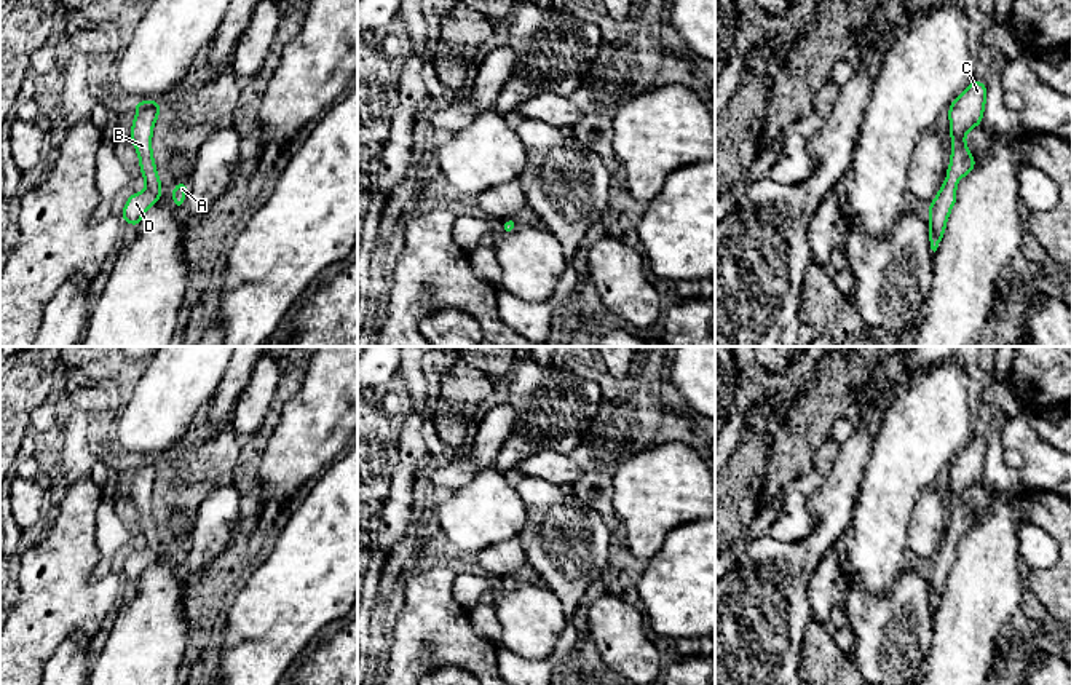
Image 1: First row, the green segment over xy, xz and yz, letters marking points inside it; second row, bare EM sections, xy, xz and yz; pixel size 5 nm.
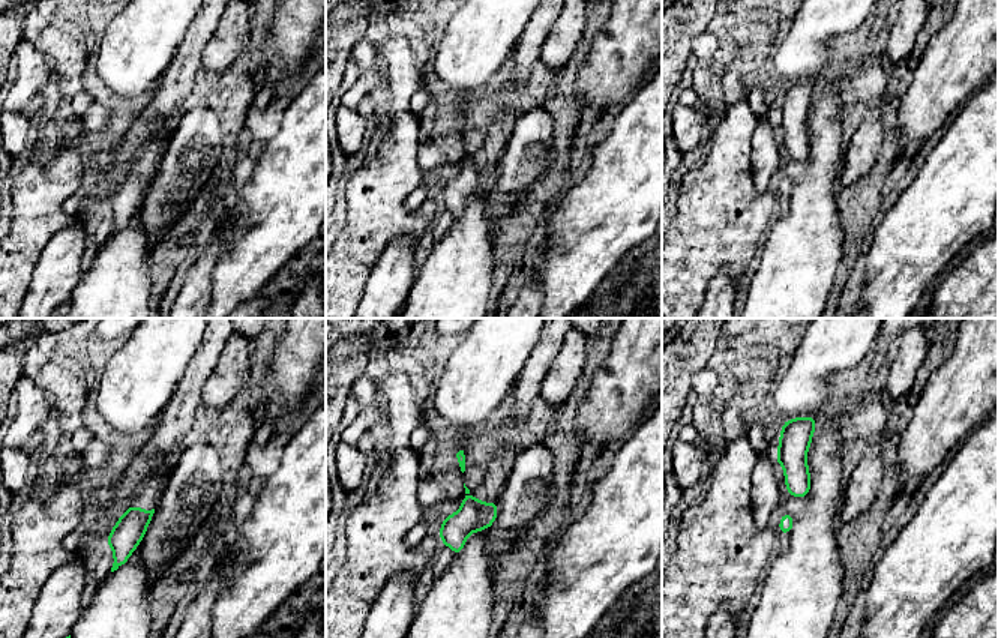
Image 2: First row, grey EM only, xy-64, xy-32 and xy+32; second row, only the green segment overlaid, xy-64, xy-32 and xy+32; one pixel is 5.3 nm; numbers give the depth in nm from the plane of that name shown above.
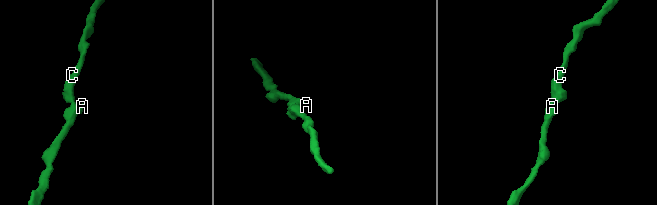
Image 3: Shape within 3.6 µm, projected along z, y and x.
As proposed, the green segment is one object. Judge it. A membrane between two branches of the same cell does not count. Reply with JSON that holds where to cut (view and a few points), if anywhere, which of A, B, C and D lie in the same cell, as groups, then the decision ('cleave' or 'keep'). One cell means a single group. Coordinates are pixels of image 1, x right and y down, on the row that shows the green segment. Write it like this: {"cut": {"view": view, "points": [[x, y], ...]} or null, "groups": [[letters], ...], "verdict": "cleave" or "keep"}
{"cut": null, "groups": [["A", "B", "C", "D"]], "verdict": "keep"}

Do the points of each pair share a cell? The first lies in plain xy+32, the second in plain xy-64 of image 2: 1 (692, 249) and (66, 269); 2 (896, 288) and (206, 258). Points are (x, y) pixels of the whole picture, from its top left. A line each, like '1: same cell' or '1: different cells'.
1: different cells
2: different cells

